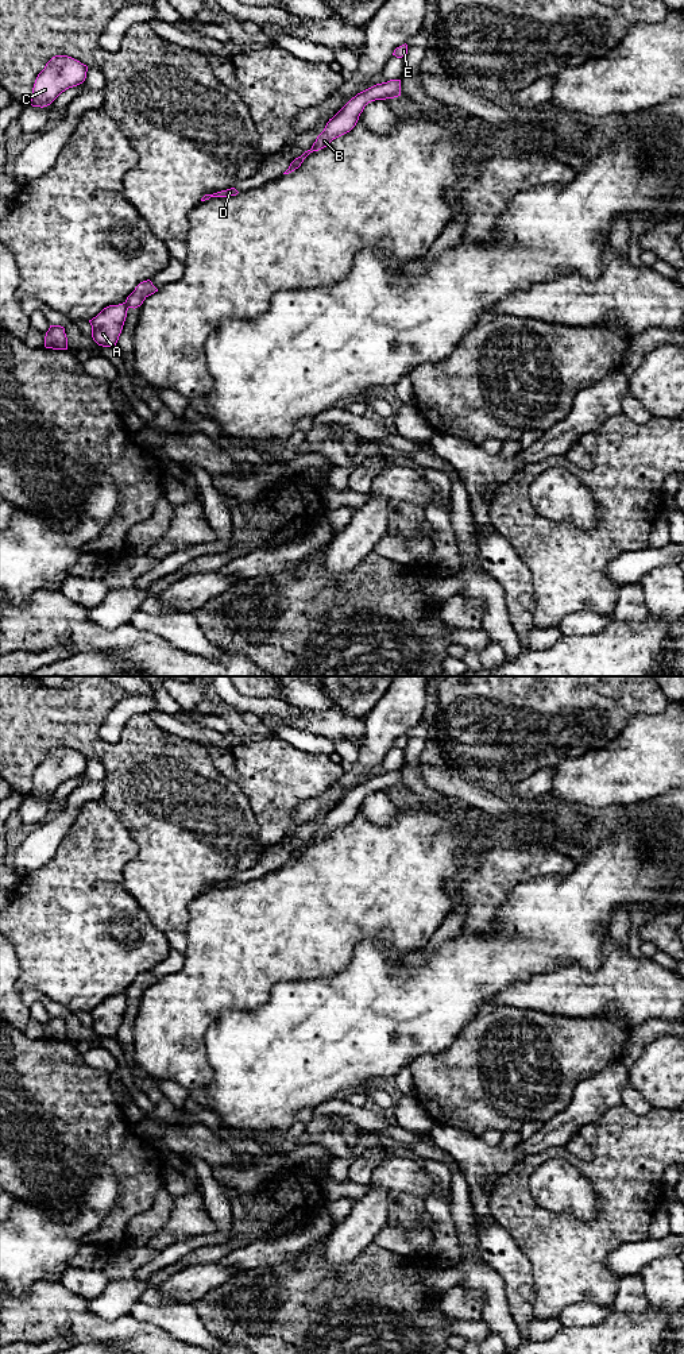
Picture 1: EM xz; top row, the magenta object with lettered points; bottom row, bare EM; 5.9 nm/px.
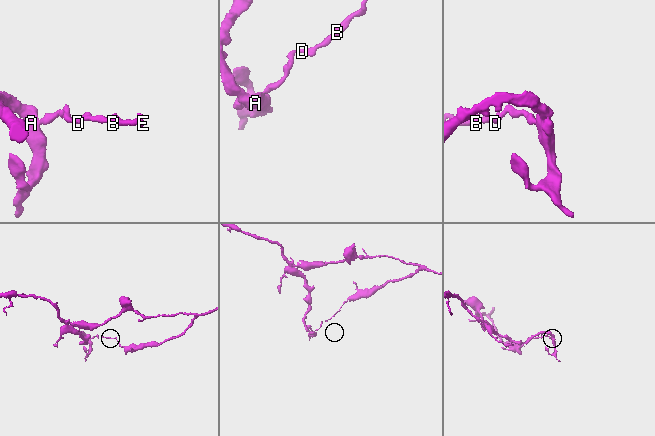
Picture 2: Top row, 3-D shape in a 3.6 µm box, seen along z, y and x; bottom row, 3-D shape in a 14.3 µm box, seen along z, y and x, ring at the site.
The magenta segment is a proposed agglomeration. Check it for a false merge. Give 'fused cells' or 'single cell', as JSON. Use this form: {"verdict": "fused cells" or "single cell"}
{"verdict": "fused cells"}

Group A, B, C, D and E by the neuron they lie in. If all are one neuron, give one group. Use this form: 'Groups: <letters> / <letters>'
Groups: A C / B D E

